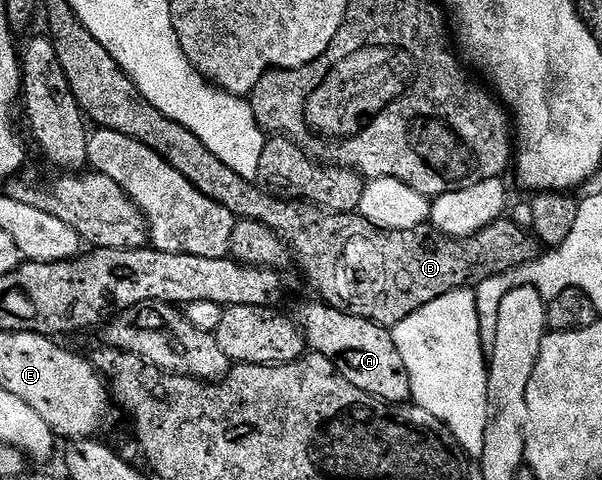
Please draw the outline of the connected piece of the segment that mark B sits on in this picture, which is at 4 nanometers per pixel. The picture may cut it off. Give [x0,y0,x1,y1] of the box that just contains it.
[86,69,542,328]

